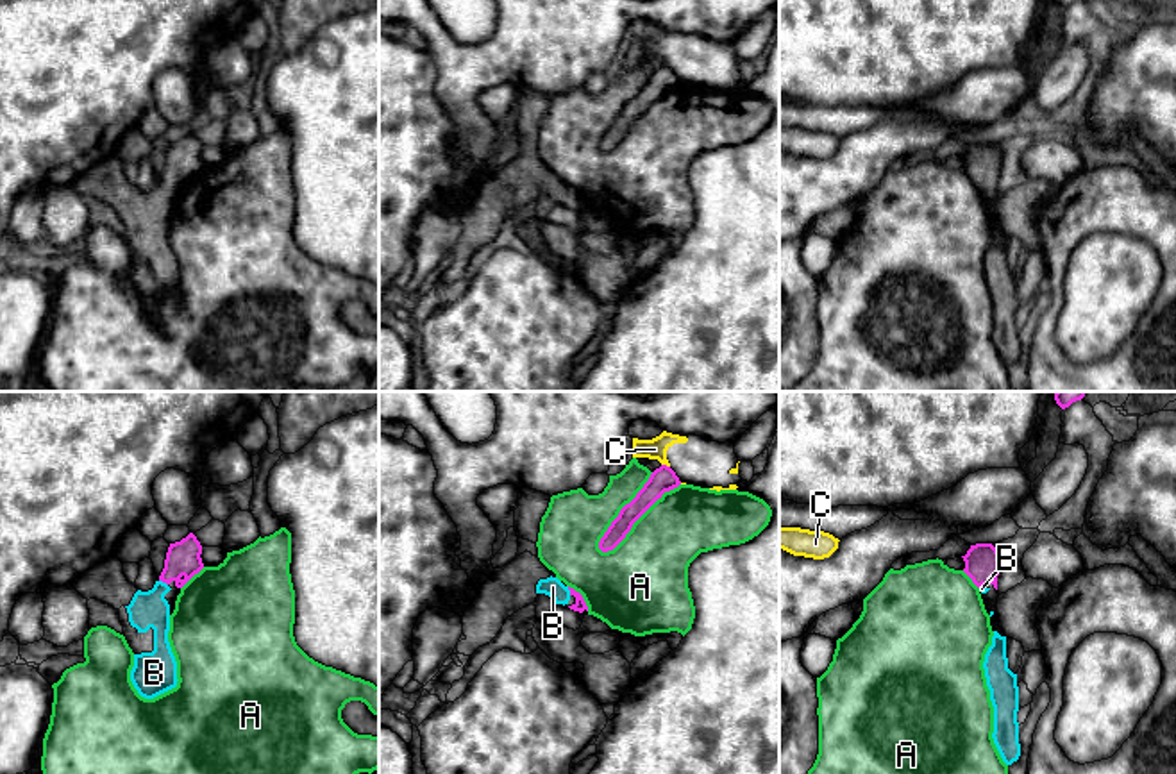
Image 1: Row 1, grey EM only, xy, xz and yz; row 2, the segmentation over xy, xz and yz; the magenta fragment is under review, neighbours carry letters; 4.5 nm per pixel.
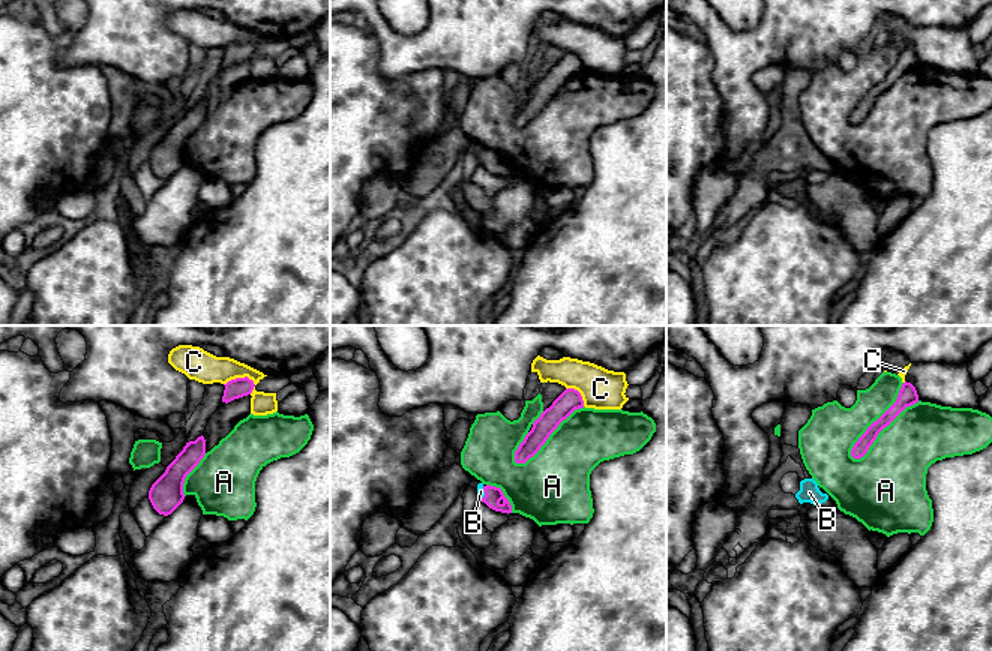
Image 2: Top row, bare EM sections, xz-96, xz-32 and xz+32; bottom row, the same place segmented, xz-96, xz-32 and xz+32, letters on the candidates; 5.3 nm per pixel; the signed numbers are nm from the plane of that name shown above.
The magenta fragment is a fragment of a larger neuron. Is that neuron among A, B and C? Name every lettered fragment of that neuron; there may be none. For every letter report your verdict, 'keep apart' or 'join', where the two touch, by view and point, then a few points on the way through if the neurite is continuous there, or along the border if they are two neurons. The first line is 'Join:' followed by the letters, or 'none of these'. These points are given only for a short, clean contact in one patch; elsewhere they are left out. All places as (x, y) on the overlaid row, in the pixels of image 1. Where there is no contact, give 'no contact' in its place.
Join: B
A: keep apart; meets magenta in xz at (637, 519)
B: join; meets magenta in xy at (163, 581); runs through xy (183, 558), (163, 581), (147, 610)
C: keep apart; meets magenta in xz at (665, 465)

